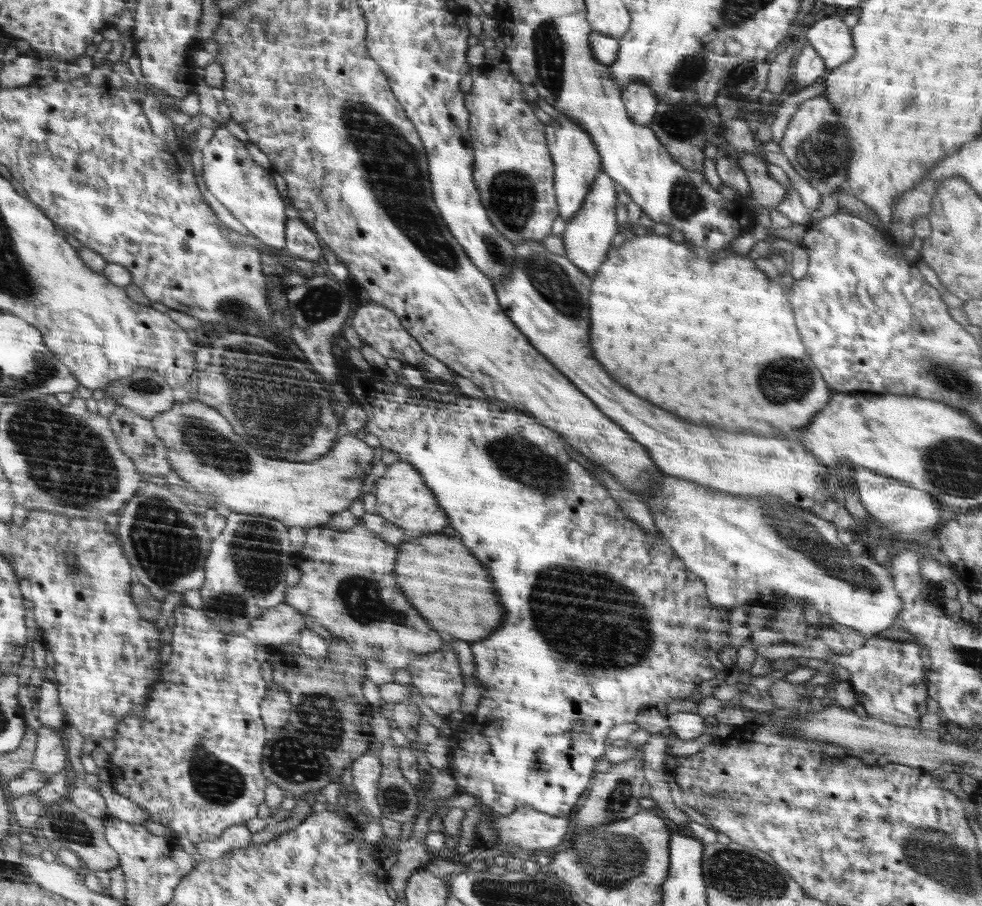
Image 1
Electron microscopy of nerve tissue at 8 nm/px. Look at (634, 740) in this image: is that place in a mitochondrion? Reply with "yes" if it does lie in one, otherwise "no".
no

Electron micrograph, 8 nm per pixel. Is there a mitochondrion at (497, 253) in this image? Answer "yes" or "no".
yes

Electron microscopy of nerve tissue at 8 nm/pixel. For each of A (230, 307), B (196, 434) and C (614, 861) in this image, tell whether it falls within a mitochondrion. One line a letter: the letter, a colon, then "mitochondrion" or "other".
A: mitochondrion
B: mitochondrion
C: mitochondrion

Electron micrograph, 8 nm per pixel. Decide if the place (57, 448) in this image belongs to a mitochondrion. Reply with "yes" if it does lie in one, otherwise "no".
yes

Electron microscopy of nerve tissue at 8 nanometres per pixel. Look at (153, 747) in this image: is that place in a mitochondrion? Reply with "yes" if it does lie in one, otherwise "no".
no

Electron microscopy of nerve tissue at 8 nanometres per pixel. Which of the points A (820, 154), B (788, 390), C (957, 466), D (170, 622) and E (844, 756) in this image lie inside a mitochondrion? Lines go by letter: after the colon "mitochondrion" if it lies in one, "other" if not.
A: mitochondrion
B: mitochondrion
C: mitochondrion
D: other
E: other

